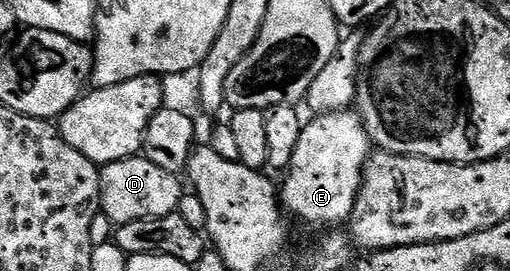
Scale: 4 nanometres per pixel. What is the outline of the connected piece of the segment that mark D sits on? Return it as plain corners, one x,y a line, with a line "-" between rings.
143,156
111,162
100,172
100,210
116,226
130,224
130,220
150,220
177,213
180,197
186,193
180,181
177,175
158,168
158,164

